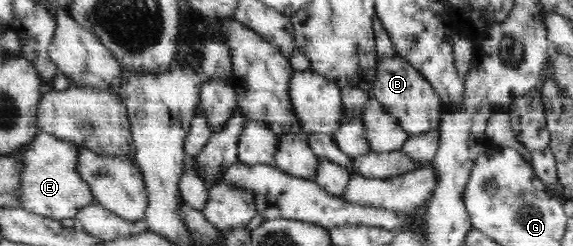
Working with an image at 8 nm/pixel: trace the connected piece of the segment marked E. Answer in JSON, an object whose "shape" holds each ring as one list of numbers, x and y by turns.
{"shape":[[45,132,37,133,33,142,20,155,20,206,25,211,59,222,75,219,80,209,94,202,88,185,76,172,76,157,80,153,81,149,70,141,57,140]]}

